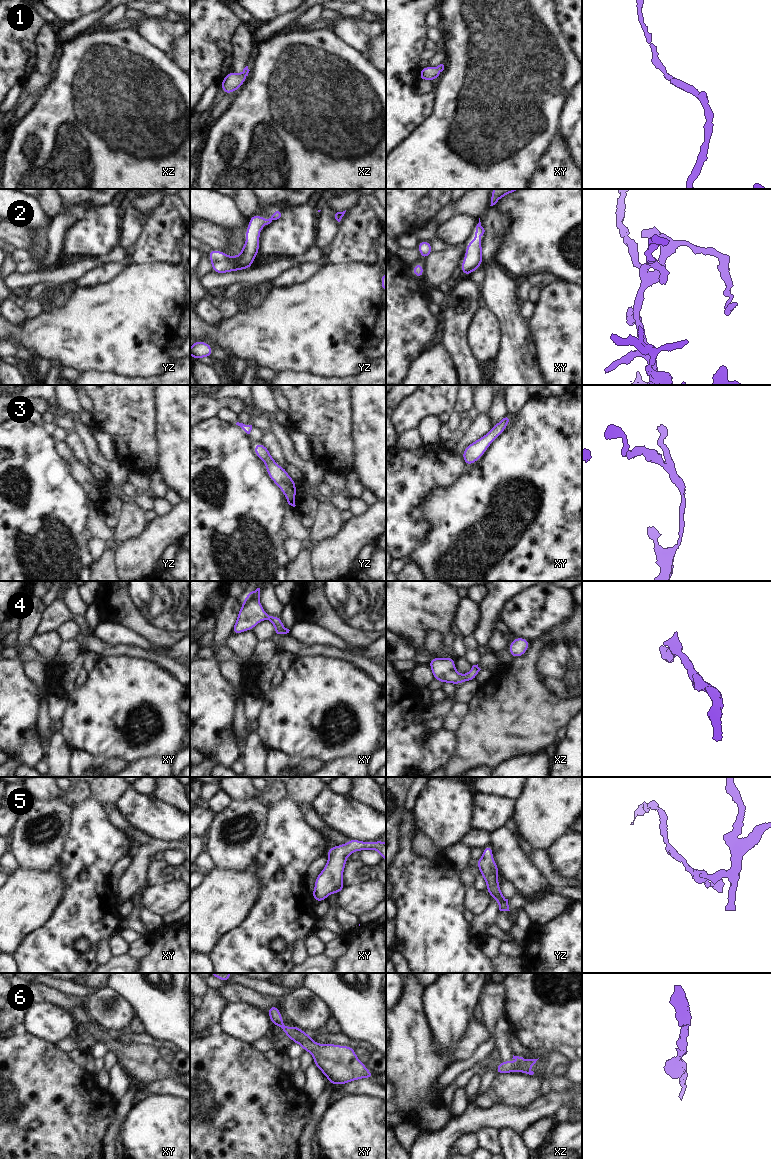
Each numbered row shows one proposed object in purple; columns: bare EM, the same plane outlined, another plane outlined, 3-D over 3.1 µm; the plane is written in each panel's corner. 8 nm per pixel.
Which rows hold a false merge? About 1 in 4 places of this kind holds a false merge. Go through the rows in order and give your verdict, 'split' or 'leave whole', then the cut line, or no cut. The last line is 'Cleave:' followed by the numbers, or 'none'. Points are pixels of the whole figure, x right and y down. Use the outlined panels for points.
1: leave whole; cut none
2: leave whole; cut none
3: leave whole; cut none
4: leave whole; cut none
5: leave whole; cut none
6: leave whole; cut none
Cleave: none

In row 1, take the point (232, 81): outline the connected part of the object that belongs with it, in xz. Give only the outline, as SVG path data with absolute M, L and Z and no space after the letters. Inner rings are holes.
M248 66L243 69L241 74L230 71L220 83L223 95L236 92L246 81L249 71Z

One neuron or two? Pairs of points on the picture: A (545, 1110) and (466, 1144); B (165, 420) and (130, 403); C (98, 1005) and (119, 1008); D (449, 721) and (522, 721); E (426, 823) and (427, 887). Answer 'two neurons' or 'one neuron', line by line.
A: two neurons
B: two neurons
C: one neuron
D: two neurons
E: two neurons

